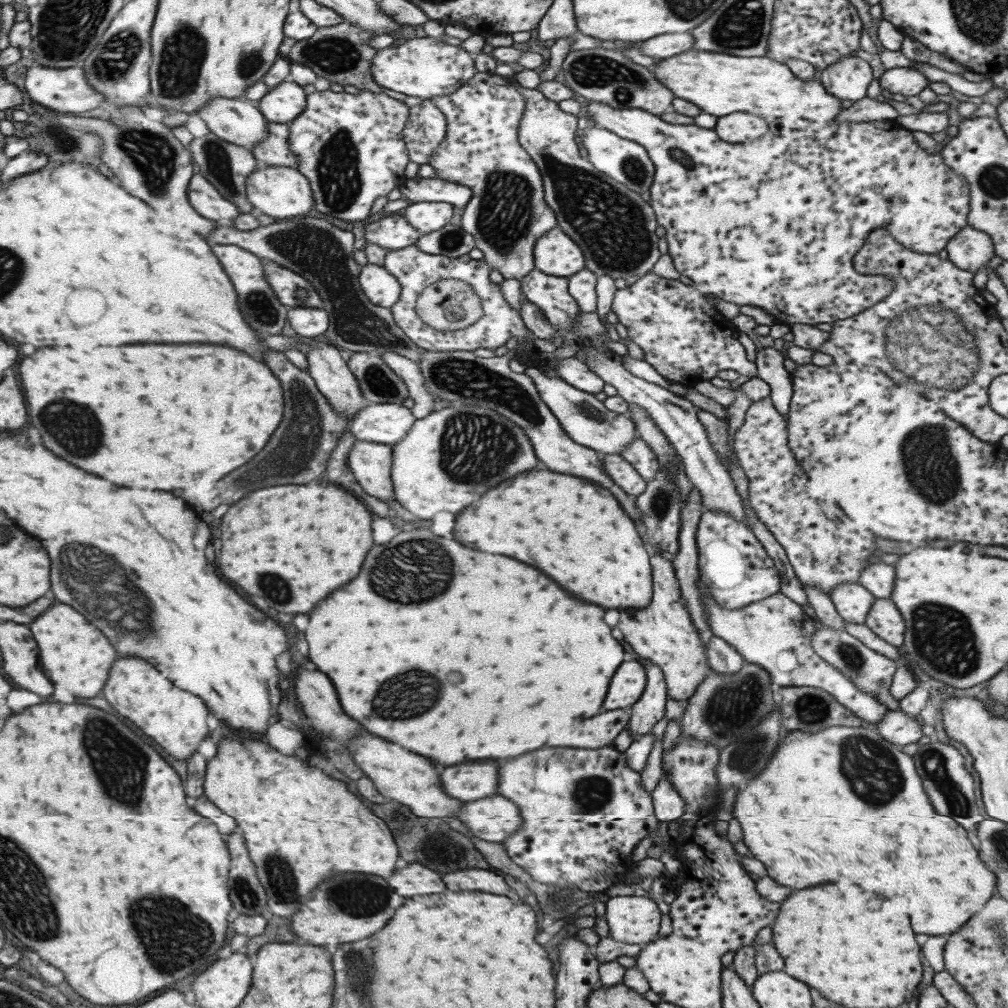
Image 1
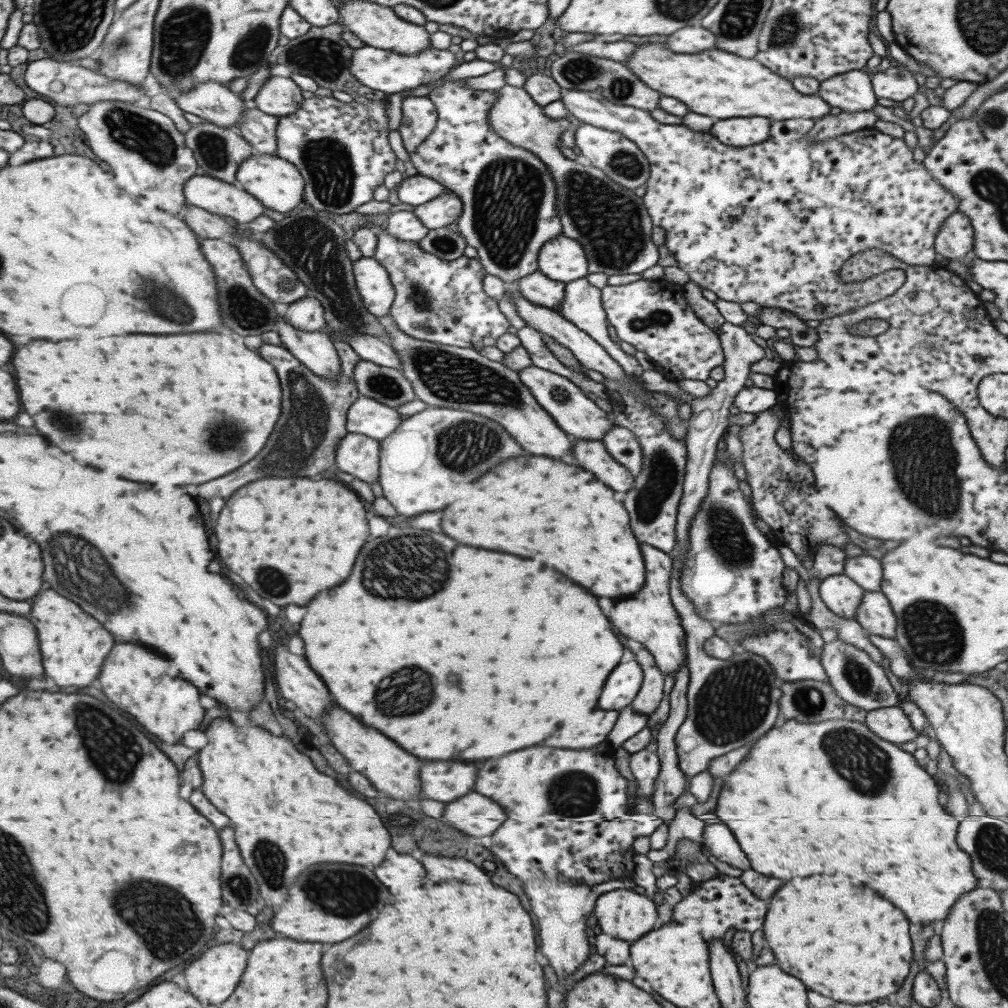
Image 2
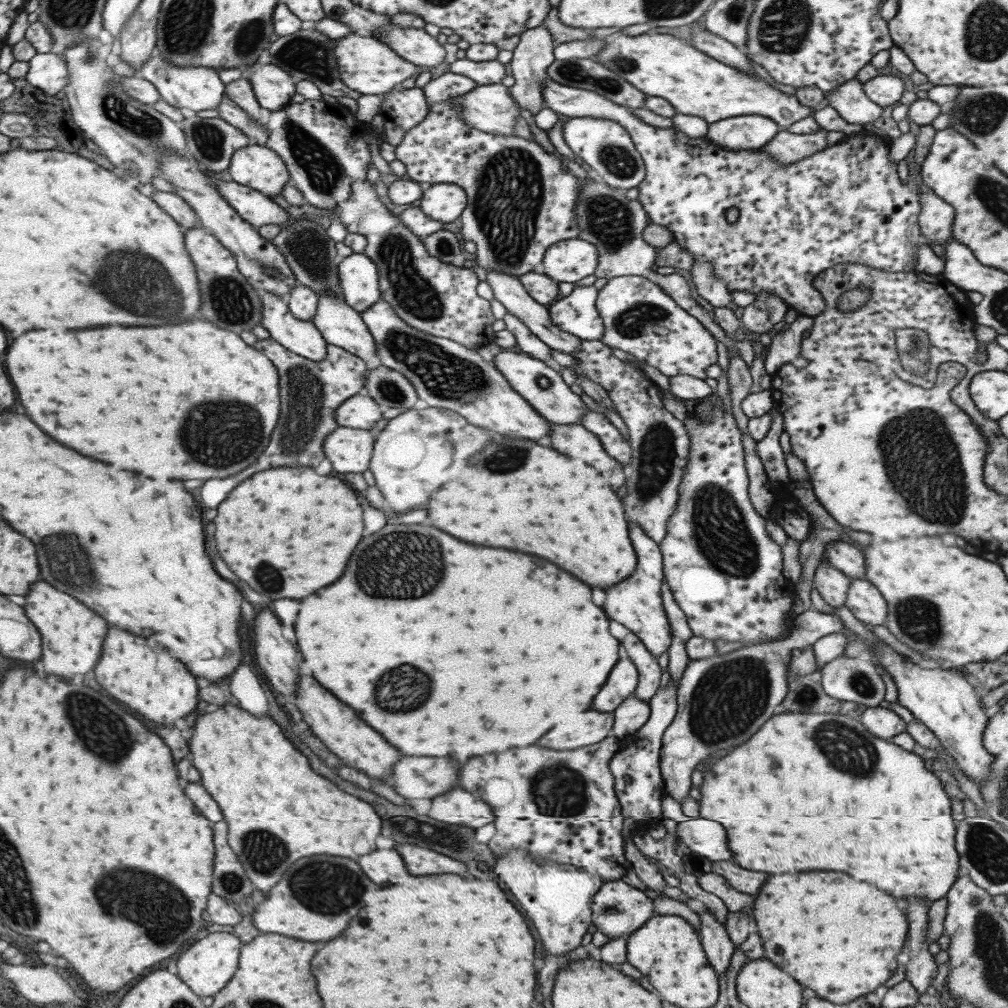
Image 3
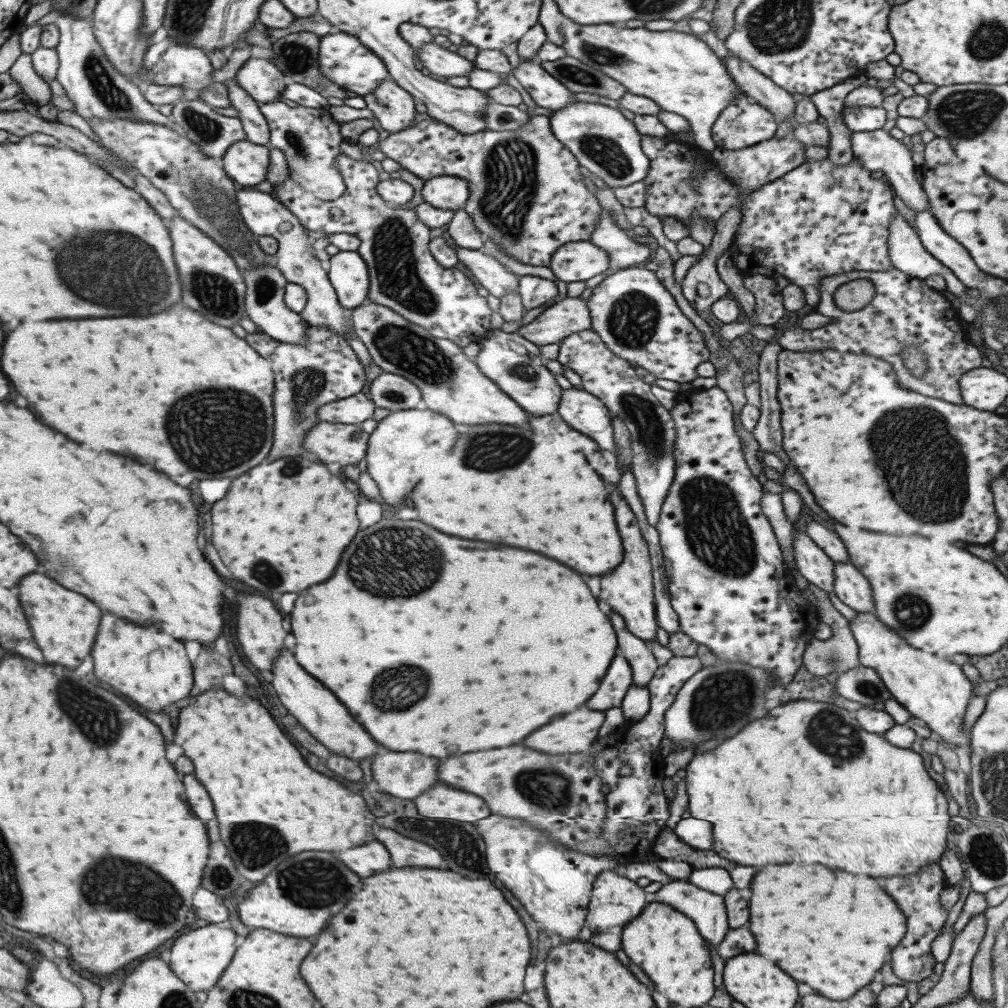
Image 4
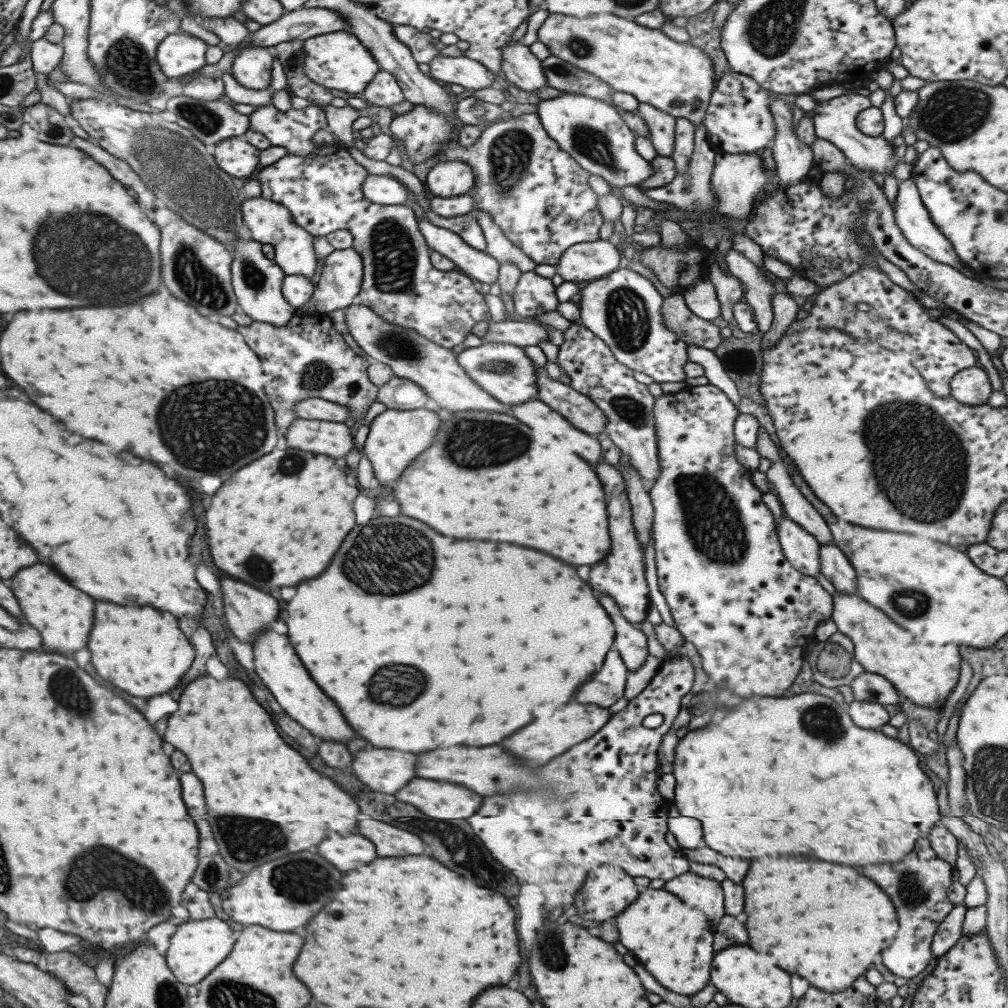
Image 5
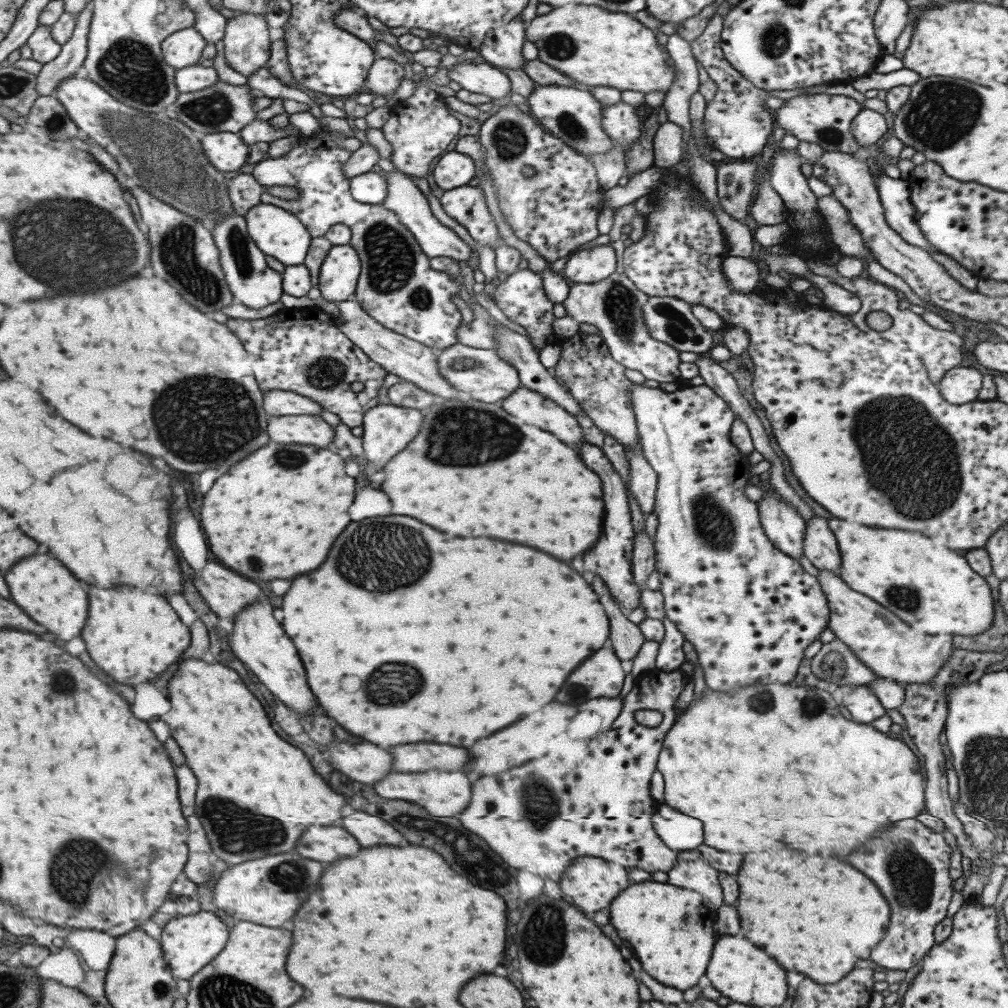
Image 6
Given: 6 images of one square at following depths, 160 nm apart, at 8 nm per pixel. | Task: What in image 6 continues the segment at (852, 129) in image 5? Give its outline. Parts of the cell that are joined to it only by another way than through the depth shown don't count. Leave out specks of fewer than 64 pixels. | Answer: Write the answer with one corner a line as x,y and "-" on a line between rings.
803,94
787,99
779,108
774,109
773,117
777,126
786,131
786,137
818,144
823,151
850,154
860,147
852,138
850,122
861,109
855,99
844,95

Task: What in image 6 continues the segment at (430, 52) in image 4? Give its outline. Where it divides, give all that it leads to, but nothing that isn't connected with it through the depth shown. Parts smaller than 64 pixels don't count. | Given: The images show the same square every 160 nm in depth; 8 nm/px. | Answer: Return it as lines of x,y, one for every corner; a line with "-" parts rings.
480,61
477,64
455,64
448,67
450,80
459,84
461,89
484,94
491,100
503,98
509,91
509,79
497,67

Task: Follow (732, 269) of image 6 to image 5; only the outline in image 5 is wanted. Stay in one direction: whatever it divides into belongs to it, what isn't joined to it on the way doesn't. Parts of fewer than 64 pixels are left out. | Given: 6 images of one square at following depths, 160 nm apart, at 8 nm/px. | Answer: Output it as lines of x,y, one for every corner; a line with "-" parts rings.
716,260
708,265
707,270
711,285
713,285
716,292
716,300
719,302
719,308
721,308
720,316
726,322
731,322
733,320
731,306
742,302
743,287
737,278
723,272

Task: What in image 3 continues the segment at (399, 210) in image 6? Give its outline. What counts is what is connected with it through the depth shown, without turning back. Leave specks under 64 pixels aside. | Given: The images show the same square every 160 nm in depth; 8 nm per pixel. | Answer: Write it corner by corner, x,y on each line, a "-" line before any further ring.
489,270
487,276
485,276
485,282
493,292
493,299
501,303
506,308
507,313
519,318
528,330
543,342
543,344
546,344
550,349
559,350
565,354
573,354
575,351
578,351
580,339
569,333
565,333
565,331
559,330
559,328
550,321
547,306
531,299
517,277

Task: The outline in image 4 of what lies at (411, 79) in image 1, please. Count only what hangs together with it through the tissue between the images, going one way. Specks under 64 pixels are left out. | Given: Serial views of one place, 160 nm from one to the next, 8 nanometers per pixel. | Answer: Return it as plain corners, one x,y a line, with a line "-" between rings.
338,30
319,37
317,63
321,75
327,77
333,84
338,84
361,97
373,92
382,80
389,79
385,64
378,56
365,48
356,36

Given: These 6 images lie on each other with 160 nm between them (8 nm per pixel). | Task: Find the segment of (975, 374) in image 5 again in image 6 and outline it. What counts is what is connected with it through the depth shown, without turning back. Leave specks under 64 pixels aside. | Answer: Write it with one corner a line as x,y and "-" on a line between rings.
955,367
938,380
938,391
949,404
961,405
977,401
981,377
981,373
973,367

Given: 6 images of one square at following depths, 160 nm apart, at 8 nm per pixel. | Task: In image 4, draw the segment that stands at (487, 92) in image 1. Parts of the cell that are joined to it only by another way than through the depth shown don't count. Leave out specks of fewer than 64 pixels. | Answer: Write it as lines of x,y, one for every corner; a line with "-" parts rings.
533,115
533,117
527,119
527,122
525,122
521,128
516,128
515,130
502,130
497,132
495,130
483,129
473,134
461,134
449,125
443,124
433,118
430,120
429,117
427,121
420,121
413,127
405,128
399,132
389,133
385,139
377,142
377,145
379,146
378,150
385,154
385,158
395,160
395,162
400,164
400,168
406,169
411,172
411,174
423,180
429,180
434,176
441,175
458,176
466,180
469,194
465,204
463,204
463,209
470,216
474,227
479,230
479,232
482,232
484,237
497,243
515,260
531,266
549,267
551,255
559,246
565,243
589,240
593,229
596,227
596,222
598,221
600,206
599,203
597,203
597,199
595,199
594,193
588,191
585,183
586,180
579,174
579,165
575,157
551,134
551,129
548,124
548,116

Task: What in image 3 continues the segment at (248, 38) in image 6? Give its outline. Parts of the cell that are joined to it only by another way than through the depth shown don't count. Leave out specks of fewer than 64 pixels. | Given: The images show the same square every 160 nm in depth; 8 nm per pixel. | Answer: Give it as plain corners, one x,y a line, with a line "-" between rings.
272,63
250,66
248,79
253,85
257,100
269,111
279,111
287,106
290,98
296,93
292,77

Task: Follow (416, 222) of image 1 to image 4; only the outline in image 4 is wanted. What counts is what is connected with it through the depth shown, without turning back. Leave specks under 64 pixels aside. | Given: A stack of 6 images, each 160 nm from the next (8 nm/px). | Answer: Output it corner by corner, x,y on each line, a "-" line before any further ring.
441,175
426,180
420,194
423,203
455,212
463,208
469,189
466,180
458,176

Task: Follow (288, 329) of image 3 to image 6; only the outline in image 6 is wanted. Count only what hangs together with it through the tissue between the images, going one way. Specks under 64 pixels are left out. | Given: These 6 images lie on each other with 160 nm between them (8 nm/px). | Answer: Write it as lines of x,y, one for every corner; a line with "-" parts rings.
234,213
221,219
214,225
212,233
220,247
225,274
235,301
257,310
279,301
283,294
281,274
269,268
266,254
251,238
246,216

